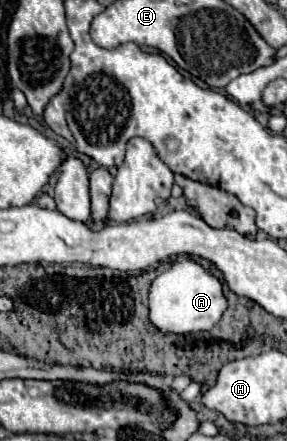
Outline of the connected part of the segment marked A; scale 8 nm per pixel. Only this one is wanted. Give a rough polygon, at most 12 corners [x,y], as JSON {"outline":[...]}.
{"outline":[[188,255],[150,285],[160,333],[208,331],[226,311],[220,281]]}

